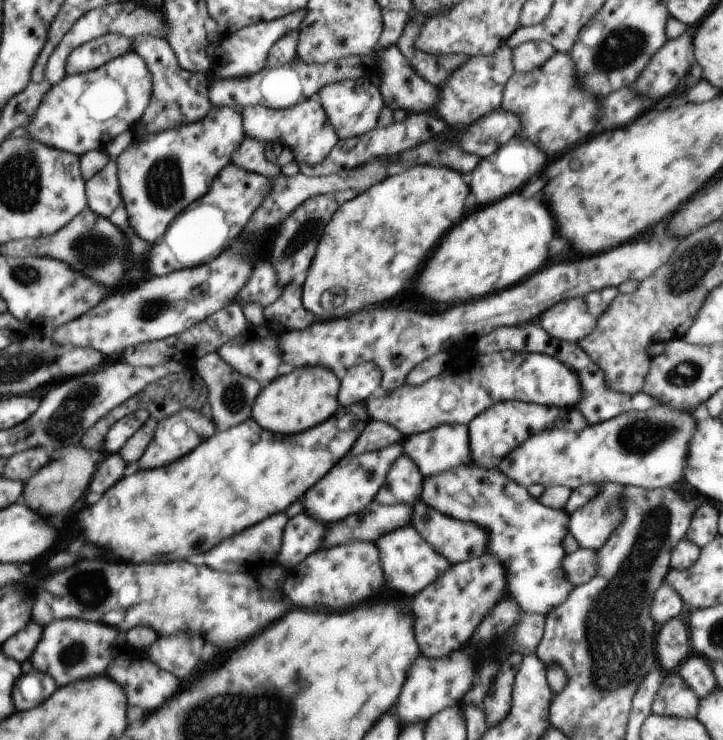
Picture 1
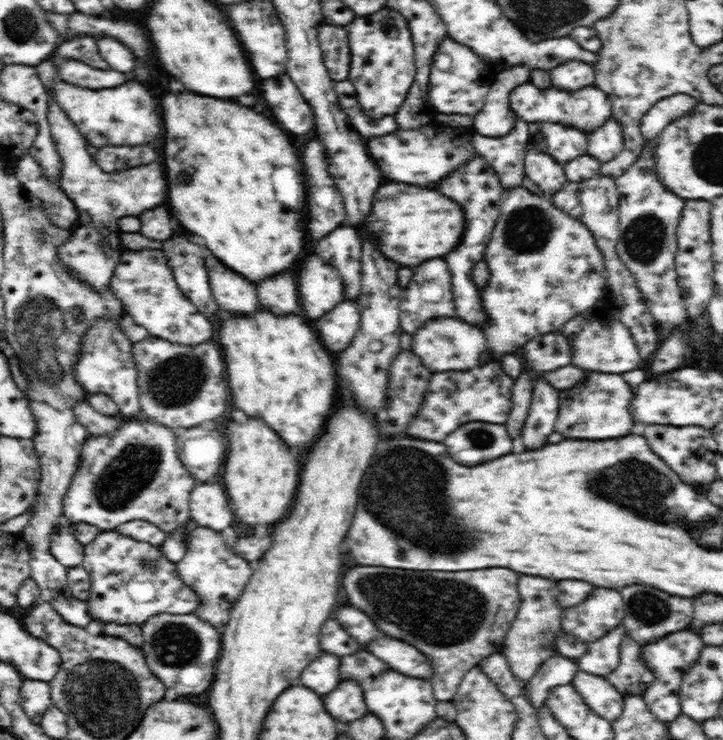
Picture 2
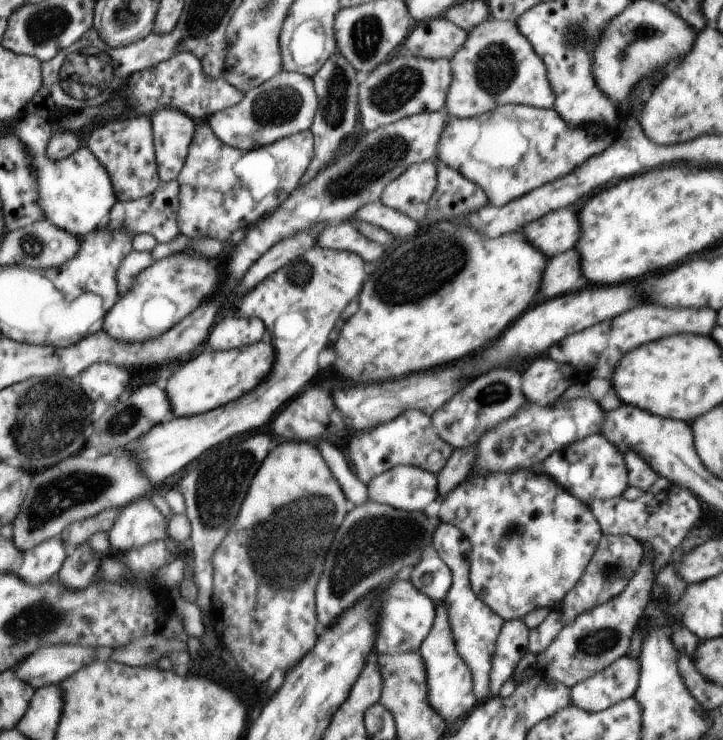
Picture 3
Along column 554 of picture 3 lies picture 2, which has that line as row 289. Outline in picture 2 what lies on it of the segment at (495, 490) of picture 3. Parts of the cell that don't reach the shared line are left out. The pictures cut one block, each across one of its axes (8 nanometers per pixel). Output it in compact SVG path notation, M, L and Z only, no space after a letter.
M516 187L504 189L500 197L500 216L496 221L495 227L492 231L492 240L486 248L486 256L484 260L488 262L487 266L490 268L490 279L488 286L482 290L482 302L488 316L488 321L485 328L481 328L484 331L486 337L486 343L490 354L506 354L511 353L518 348L523 347L530 339L536 335L543 335L548 333L558 332L559 328L568 322L571 318L580 315L582 312L593 308L597 302L601 299L607 299L608 295L607 288L605 286L606 281L606 265L604 265L604 257L602 252L596 247L596 239L594 235L590 233L590 229L584 226L579 220L572 218L569 214L566 214L563 210L560 210L556 205L553 204L551 197L546 195L539 196L525 187Z

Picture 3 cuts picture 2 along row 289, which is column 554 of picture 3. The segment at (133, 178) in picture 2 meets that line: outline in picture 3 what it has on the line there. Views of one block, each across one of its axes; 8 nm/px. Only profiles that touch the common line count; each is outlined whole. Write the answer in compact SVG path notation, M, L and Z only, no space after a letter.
M485 20L467 33L466 42L450 59L452 84L445 107L450 116L474 118L504 105L528 105L552 109L556 94L548 82L548 70L533 46L510 21Z

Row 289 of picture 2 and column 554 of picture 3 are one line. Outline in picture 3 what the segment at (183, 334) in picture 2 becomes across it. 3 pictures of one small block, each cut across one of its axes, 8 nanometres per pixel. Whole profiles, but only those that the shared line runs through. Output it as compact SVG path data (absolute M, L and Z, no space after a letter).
M511 104L493 108L474 118L450 116L446 107L439 111L449 117L438 142L436 157L470 182L478 184L488 197L488 204L495 207L504 206L570 174L592 156L600 156L619 137L608 127L597 130L570 128L553 108Z

